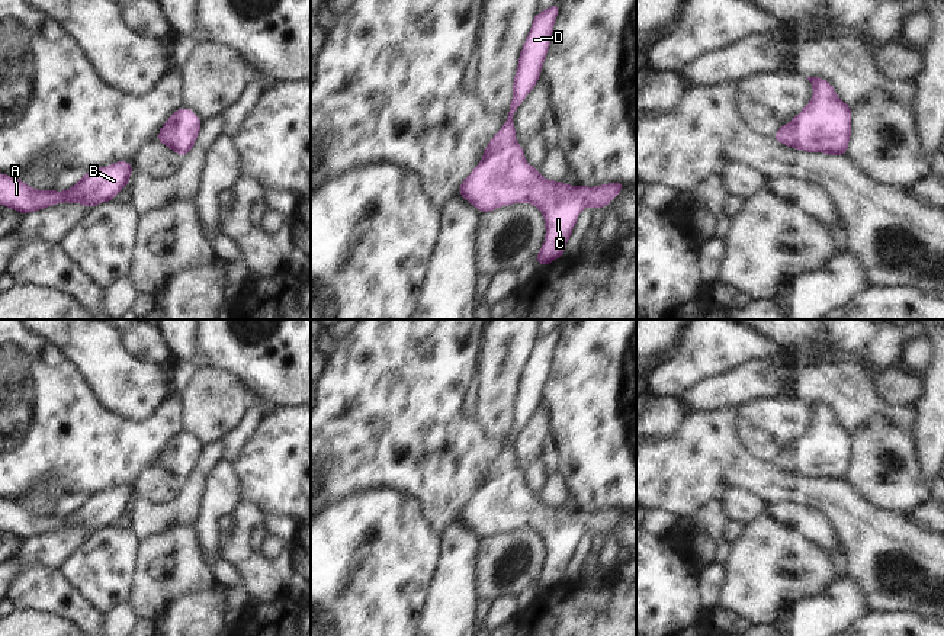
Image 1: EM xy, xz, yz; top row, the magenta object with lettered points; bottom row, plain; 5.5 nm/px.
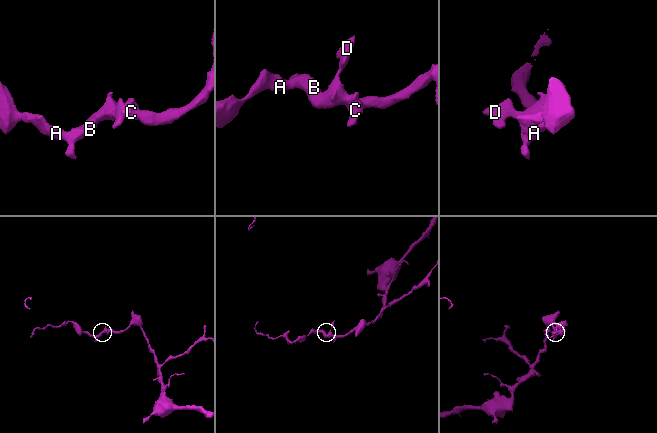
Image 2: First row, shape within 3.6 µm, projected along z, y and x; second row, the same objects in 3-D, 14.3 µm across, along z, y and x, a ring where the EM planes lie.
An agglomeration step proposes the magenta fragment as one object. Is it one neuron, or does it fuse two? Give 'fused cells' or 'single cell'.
single cell

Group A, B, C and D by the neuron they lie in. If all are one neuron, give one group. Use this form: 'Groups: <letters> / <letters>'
Groups: A B C D.

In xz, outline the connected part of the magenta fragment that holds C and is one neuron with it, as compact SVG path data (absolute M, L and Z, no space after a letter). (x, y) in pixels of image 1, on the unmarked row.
M555 328L533 341L513 405L508 443L485 472L481 488L457 514L481 539L511 529L532 529L539 533L546 553L545 569L536 579L539 592L565 581L565 571L585 531L606 533L624 513L622 507L587 513L546 505L526 486L524 473L517 469L513 441L540 404L558 338L559 328Z

